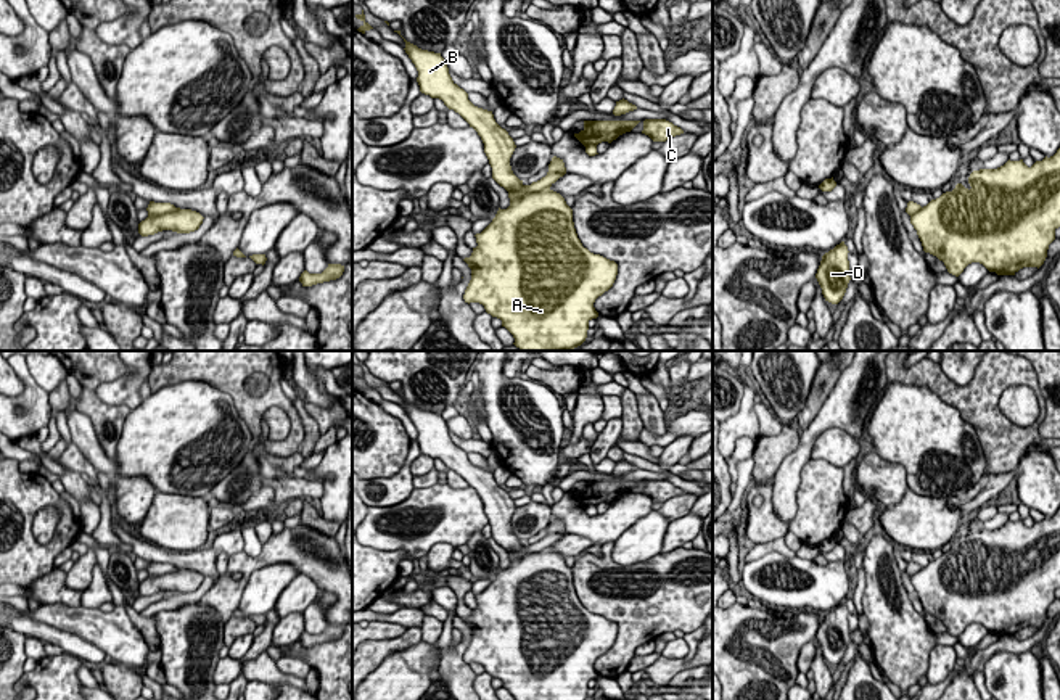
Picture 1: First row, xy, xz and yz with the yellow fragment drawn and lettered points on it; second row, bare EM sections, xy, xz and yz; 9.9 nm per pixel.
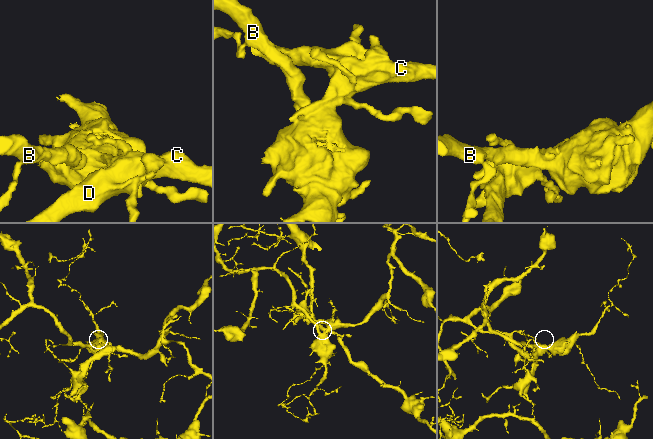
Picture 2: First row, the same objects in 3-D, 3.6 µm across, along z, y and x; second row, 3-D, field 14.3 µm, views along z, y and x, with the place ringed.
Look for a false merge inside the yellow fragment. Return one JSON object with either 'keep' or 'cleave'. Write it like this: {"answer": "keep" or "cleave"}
{"answer": "cleave"}

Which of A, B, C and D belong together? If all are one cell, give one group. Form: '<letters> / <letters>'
A B / C D

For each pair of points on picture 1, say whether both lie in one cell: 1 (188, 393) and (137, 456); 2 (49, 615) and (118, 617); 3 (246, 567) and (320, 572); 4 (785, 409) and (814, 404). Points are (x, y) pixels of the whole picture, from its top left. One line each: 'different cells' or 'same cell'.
1: same cell
2: same cell
3: same cell
4: different cells

